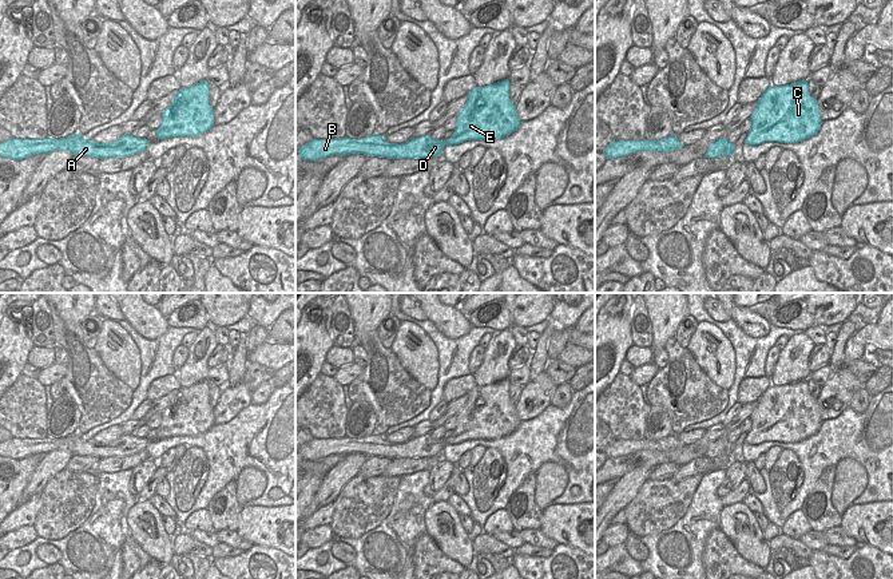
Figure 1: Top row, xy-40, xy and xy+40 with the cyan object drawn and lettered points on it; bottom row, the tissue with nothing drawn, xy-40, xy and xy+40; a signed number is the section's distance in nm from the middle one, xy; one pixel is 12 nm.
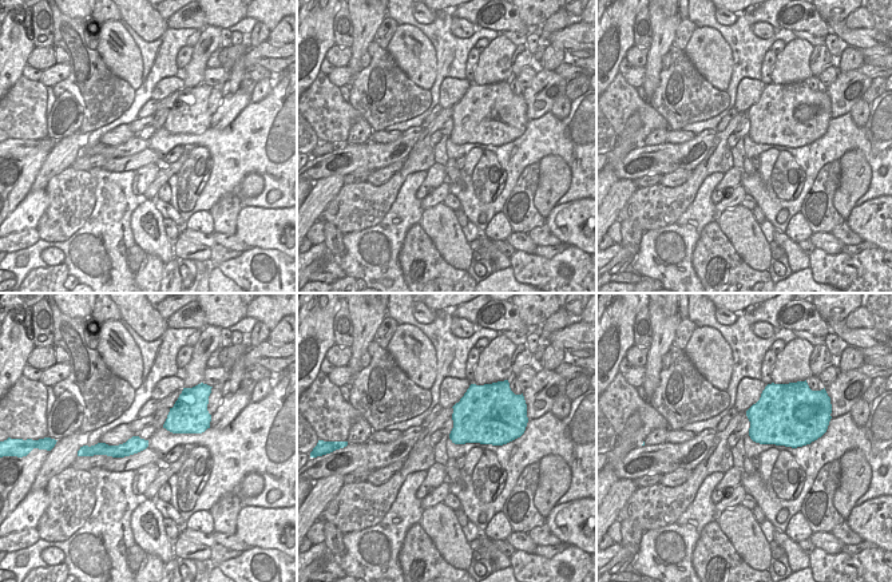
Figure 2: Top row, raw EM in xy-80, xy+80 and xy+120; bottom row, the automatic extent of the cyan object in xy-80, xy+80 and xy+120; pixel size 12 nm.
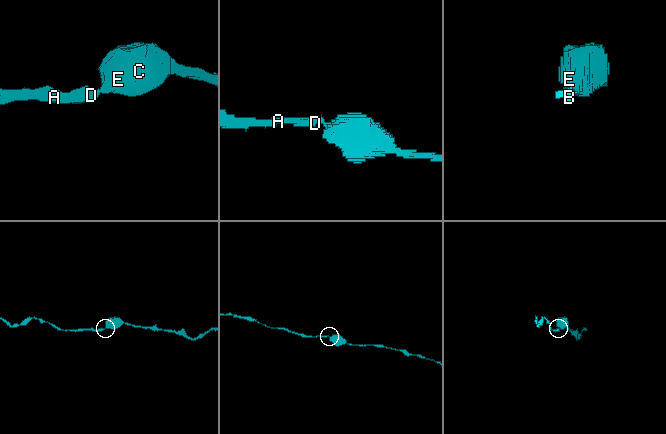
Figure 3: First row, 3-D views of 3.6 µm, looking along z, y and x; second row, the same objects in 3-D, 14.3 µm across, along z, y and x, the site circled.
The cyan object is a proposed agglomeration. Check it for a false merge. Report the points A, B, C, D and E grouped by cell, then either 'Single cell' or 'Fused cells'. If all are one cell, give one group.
Groups: A B C D E. Single cell.

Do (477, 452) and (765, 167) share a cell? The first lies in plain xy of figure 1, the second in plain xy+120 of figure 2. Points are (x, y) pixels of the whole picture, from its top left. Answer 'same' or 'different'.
same

